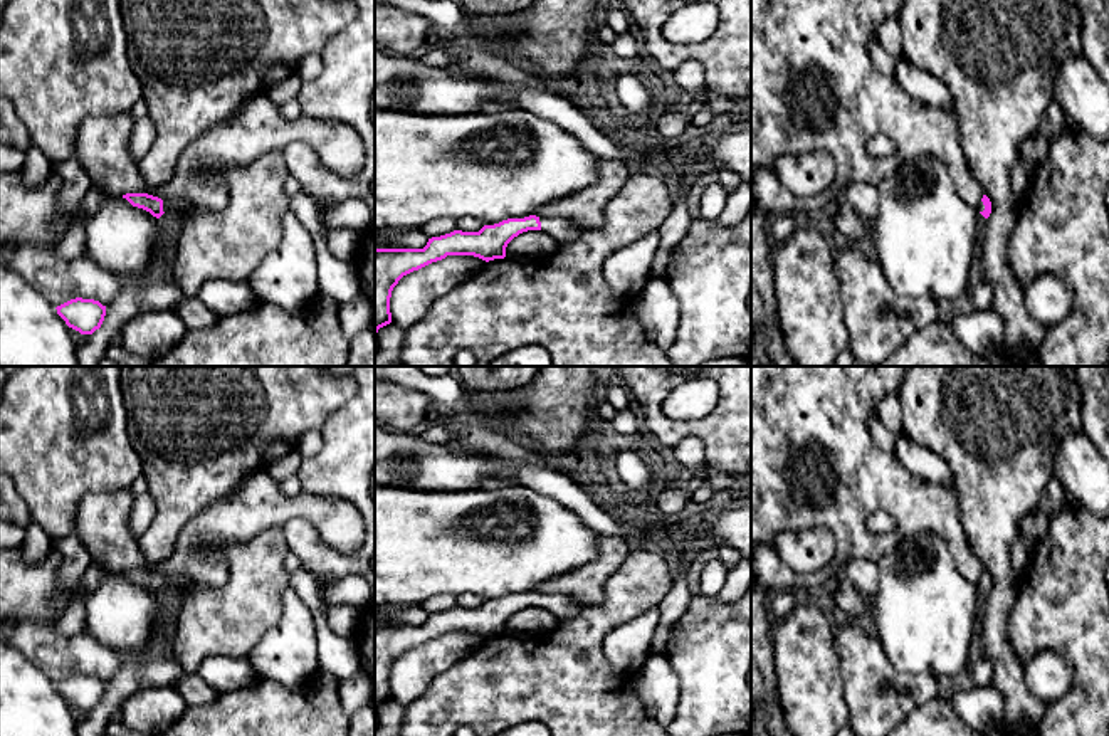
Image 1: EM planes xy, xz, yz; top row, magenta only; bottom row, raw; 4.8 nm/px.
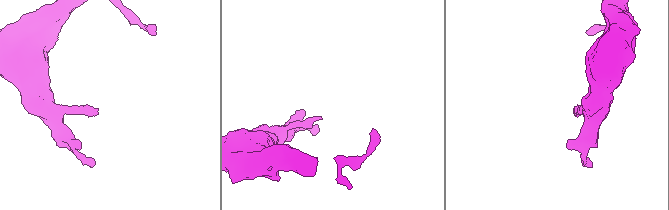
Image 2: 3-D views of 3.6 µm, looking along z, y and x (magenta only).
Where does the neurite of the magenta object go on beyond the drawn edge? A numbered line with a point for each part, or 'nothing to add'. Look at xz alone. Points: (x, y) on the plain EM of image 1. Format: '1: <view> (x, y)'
1: xz (562, 607)

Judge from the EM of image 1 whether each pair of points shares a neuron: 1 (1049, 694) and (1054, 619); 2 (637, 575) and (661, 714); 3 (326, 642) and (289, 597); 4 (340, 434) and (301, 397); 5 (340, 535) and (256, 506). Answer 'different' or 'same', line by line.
1: different
2: different
3: different
4: different
5: same

